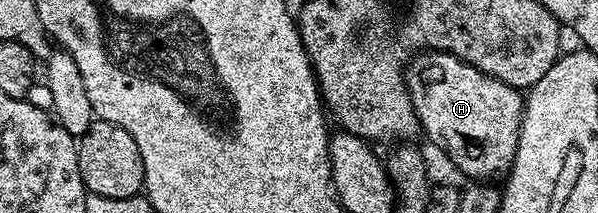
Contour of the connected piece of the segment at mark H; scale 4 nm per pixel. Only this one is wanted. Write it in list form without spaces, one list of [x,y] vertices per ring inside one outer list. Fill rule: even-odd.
[[[425,51],[409,63],[406,73],[408,93],[420,119],[423,135],[440,152],[448,155],[448,160],[472,182],[488,182],[501,172],[507,173],[518,150],[518,138],[524,118],[525,97],[521,89],[512,88],[498,78],[488,76],[482,70],[462,62],[448,52]]]

